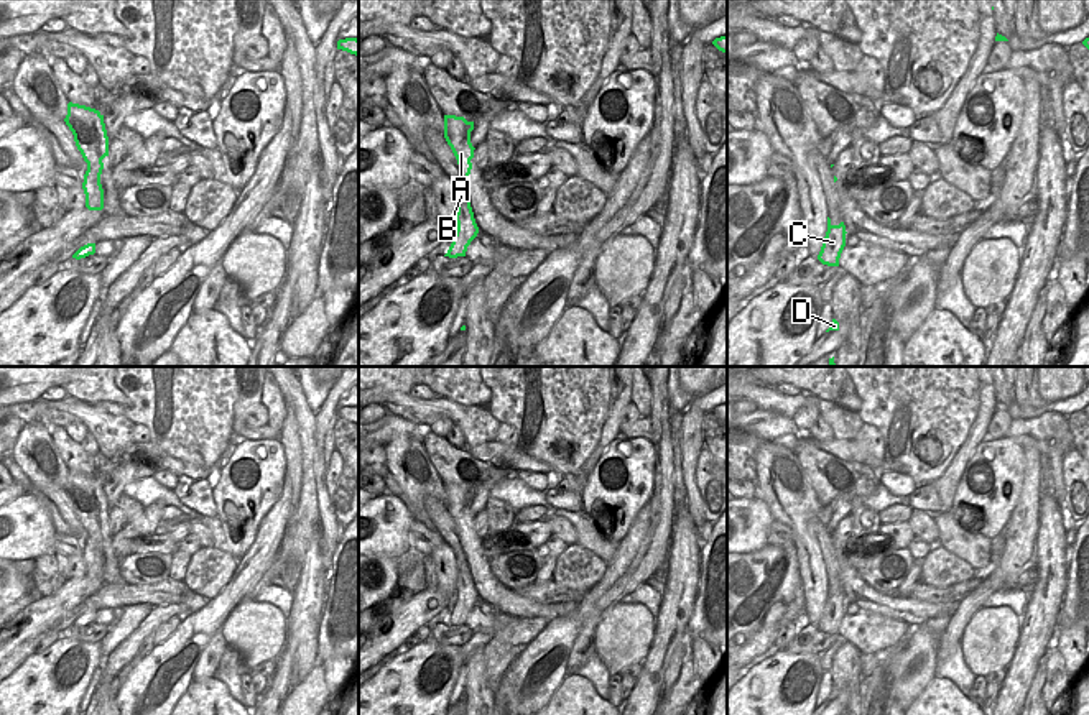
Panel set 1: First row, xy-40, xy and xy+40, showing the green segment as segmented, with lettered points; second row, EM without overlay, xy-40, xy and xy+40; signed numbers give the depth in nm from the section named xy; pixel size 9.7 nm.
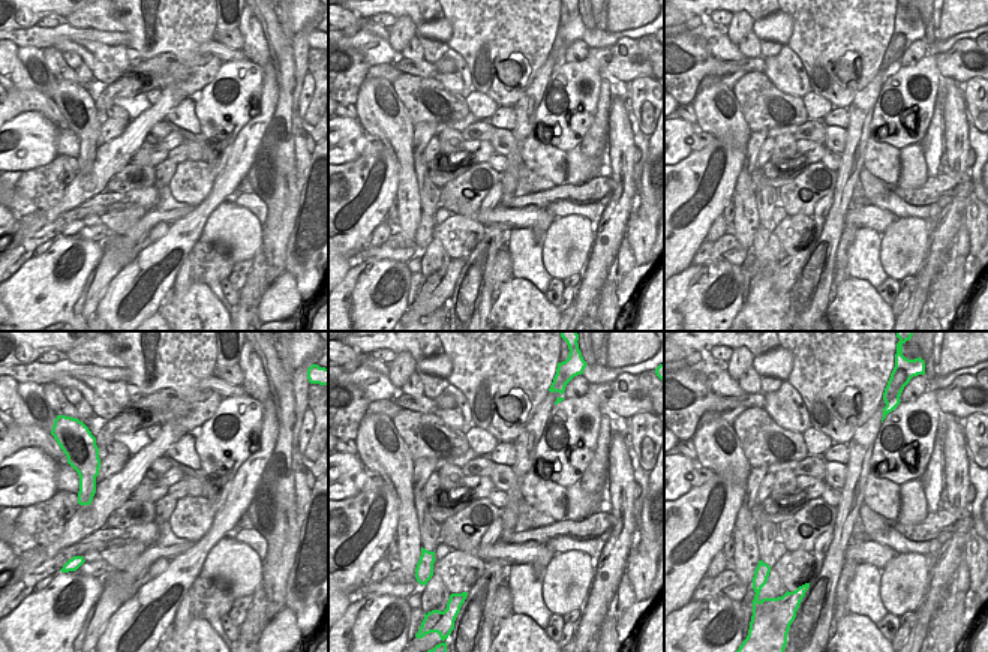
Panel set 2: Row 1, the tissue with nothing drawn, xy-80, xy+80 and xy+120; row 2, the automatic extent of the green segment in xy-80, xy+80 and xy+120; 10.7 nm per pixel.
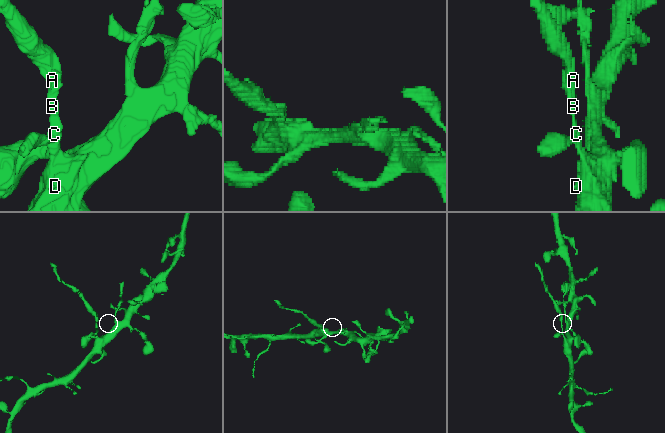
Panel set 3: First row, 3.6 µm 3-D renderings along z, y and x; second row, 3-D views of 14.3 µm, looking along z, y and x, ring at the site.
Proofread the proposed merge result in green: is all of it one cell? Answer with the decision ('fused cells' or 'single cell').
fused cells

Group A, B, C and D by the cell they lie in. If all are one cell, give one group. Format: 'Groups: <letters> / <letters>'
Groups: A B / C D.

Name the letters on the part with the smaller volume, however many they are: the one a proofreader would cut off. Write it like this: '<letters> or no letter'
A, B

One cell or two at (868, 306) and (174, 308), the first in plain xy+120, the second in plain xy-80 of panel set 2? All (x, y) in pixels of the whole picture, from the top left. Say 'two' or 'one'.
one

